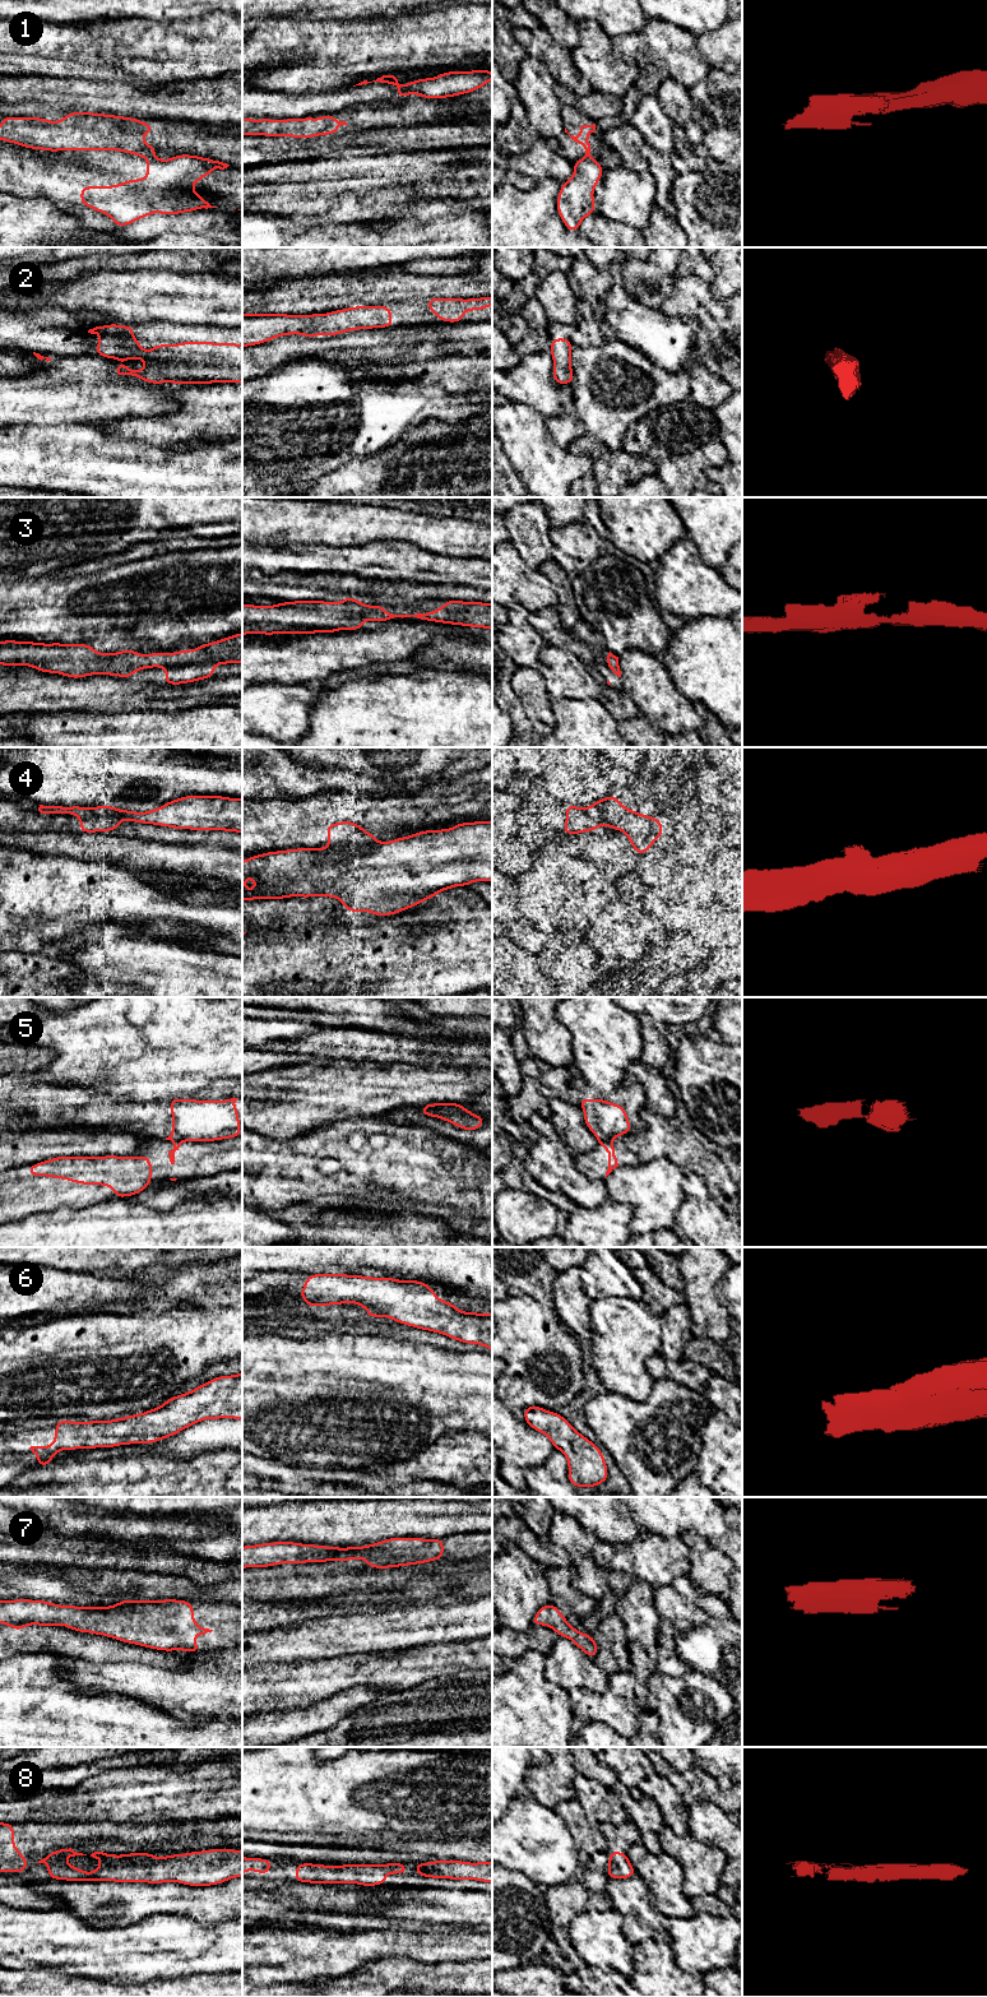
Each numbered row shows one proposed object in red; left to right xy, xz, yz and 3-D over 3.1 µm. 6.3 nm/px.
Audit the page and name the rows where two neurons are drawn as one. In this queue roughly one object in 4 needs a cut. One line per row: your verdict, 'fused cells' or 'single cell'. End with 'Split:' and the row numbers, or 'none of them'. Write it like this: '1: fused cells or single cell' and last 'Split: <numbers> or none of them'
1: fused cells
2: single cell
3: single cell
4: fused cells
5: fused cells
6: single cell
7: single cell
8: single cell
Split: 1, 4, 5

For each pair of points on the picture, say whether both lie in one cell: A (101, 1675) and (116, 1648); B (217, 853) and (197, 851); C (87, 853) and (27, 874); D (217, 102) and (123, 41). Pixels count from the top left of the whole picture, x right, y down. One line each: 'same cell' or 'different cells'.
A: different cells
B: same cell
C: different cells
D: different cells

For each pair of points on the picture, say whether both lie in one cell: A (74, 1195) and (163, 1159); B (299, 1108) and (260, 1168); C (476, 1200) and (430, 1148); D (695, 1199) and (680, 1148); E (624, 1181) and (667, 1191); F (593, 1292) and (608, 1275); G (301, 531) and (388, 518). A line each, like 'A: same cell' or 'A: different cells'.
A: same cell
B: different cells
C: same cell
D: different cells
E: same cell
F: same cell
G: same cell

